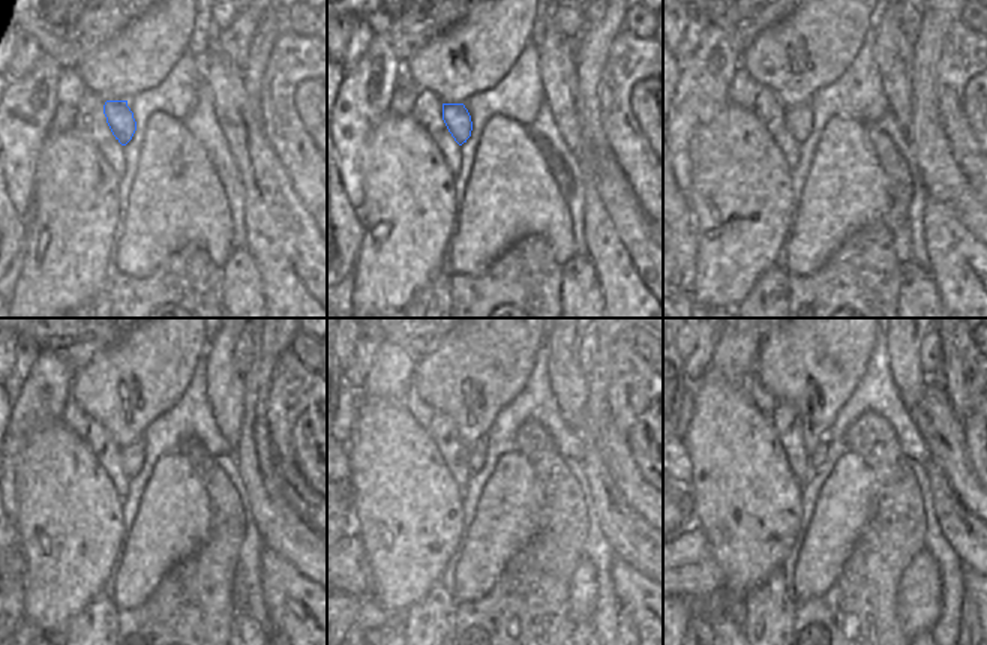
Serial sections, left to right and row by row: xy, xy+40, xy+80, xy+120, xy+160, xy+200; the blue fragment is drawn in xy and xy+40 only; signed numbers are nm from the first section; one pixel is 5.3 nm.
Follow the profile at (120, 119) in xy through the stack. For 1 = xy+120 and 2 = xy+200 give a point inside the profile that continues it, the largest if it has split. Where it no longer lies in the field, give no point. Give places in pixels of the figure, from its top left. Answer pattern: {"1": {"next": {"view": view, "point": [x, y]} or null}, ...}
{"1": {"next": {"view": "xy+120", "point": [132, 456]}}, "2": {"next": {"view": "xy+200", "point": [818, 456]}}}

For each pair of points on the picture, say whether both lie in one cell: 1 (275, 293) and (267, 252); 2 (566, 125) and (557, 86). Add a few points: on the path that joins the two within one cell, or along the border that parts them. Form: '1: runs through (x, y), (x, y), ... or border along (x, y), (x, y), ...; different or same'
1: runs through (275, 282), (275, 263); same
2: runs through (566, 116), (561, 95); same

